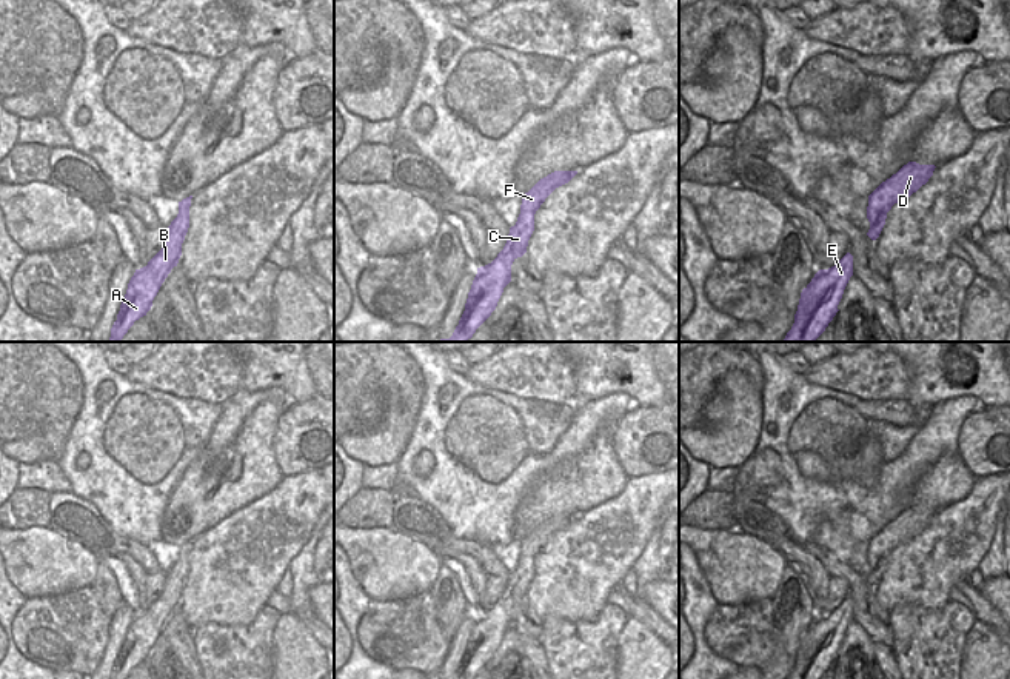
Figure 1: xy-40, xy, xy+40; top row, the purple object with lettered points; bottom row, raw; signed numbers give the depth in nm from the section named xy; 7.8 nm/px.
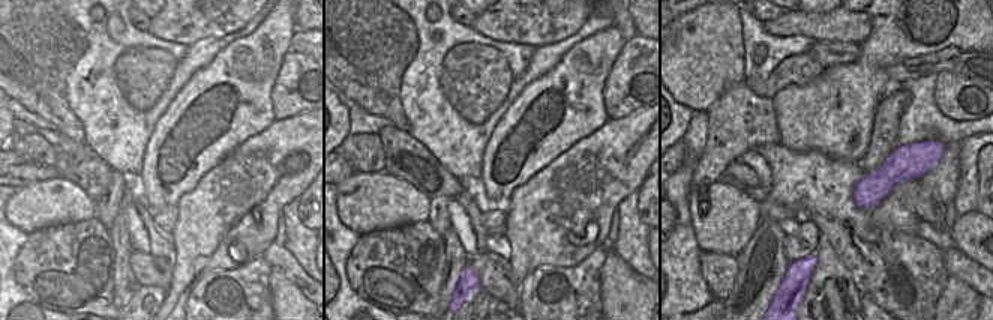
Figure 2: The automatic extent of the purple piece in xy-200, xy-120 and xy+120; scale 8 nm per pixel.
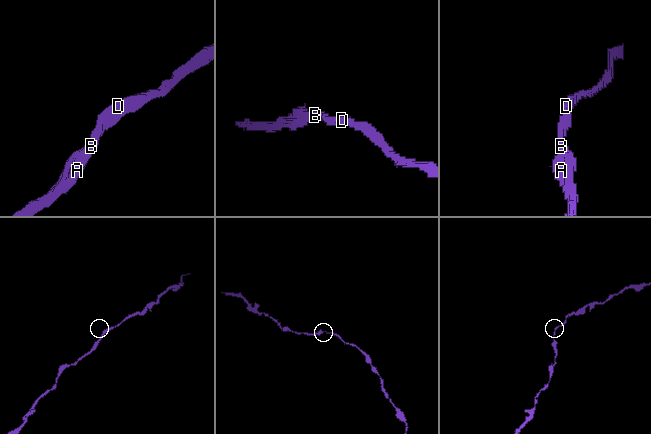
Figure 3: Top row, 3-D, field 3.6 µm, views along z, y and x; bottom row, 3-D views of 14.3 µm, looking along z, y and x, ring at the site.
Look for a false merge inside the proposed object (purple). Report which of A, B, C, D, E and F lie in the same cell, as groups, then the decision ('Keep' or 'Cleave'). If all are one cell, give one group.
Groups: A B C D E F. Keep

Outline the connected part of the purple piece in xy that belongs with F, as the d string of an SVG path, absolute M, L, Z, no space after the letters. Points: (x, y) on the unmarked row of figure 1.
M554 516L522 540L520 559L516 570L510 573L503 594L491 608L477 613L465 656L453 679L474 679L491 661L503 633L511 627L513 607L527 597L528 585L534 576L536 556L556 533L568 528L576 519L577 516Z

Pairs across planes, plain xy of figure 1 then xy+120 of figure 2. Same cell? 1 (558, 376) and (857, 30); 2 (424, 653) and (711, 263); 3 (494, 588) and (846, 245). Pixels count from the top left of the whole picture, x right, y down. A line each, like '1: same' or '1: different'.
1: same
2: same
3: different

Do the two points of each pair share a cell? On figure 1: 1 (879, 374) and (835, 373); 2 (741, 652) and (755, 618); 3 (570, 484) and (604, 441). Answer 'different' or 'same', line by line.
1: same
2: same
3: same

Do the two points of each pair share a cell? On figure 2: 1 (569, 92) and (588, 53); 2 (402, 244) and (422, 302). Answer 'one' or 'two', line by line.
1: one
2: one

